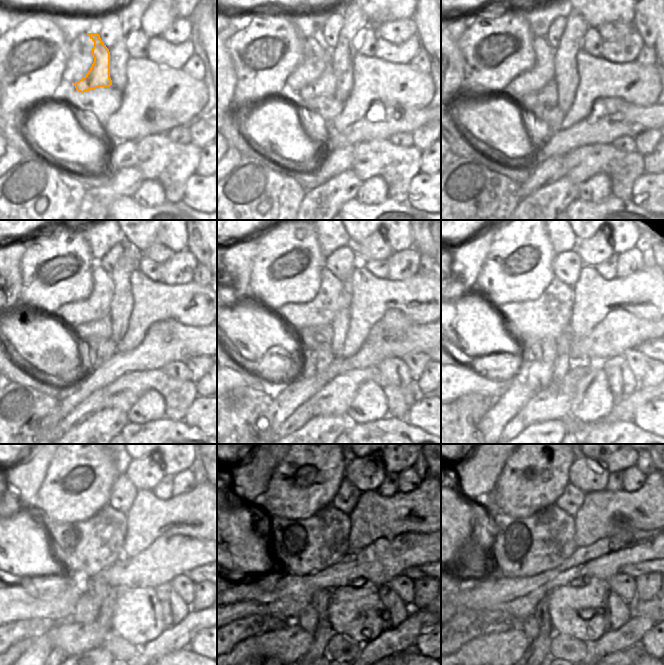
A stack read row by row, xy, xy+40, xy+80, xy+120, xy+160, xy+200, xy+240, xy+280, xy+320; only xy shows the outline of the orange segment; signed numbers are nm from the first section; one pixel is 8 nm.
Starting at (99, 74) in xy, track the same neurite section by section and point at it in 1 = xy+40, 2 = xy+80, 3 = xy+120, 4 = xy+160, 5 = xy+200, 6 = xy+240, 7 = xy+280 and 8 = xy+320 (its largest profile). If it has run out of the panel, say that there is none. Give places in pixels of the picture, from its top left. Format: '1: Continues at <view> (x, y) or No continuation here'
1: Continues at xy+40 (325, 86)
2: Continues at xy+80 (547, 96)
3: Continues at xy+120 (101, 328)
4: Continues at xy+160 (312, 338)
5: Continues at xy+200 (543, 349)
6: Continues at xy+240 (97, 589)
7: Continues at xy+280 (320, 600)
8: Continues at xy+320 (541, 613)

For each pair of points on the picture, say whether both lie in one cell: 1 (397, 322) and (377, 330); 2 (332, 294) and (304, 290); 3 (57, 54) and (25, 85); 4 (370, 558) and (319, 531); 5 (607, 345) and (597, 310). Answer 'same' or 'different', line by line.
1: same
2: different
3: same
4: different
5: different

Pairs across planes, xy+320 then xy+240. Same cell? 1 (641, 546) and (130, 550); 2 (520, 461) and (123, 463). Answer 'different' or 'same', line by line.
1: different
2: different

